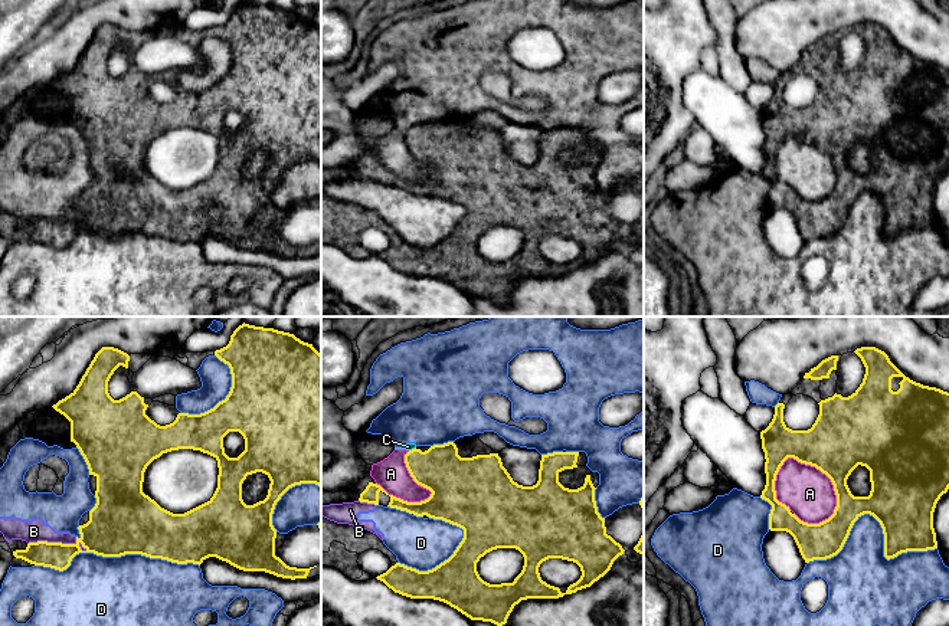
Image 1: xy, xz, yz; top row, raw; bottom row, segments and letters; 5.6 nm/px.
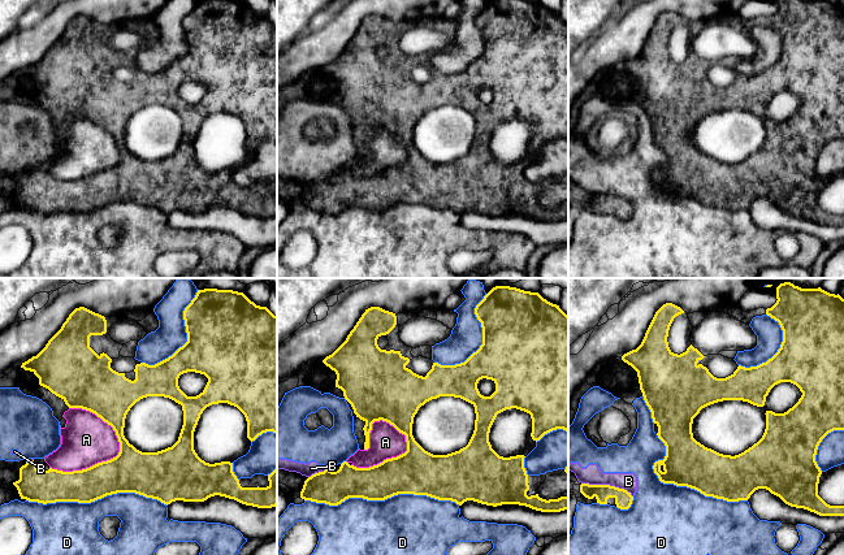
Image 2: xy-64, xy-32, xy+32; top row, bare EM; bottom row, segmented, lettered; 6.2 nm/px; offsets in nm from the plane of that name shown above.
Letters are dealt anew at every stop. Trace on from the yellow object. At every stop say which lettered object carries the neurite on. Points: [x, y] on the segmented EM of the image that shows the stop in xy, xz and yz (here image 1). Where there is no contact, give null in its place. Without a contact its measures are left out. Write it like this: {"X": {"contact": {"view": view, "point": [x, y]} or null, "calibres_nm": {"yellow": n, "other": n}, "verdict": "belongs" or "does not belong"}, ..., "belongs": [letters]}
{"A": {"contact": {"view": "yz", "point": [830, 478]}, "calibres_nm": {"yellow": 360, "other": 280}, "verdict": "does not belong"}, "B": {"contact": {"view": "xy", "point": [58, 543]}, "calibres_nm": {"yellow": 220, "other": 120}, "verdict": "does not belong"}, "C": {"contact": {"view": "xz", "point": [412, 449]}, "calibres_nm": {"yellow": 260, "other": 50}, "verdict": "does not belong"}, "D": {"contact": {"view": "yz", "point": [879, 521]}, "calibres_nm": {"yellow": 380, "other": 260}, "verdict": "does not belong"}, "belongs": []}

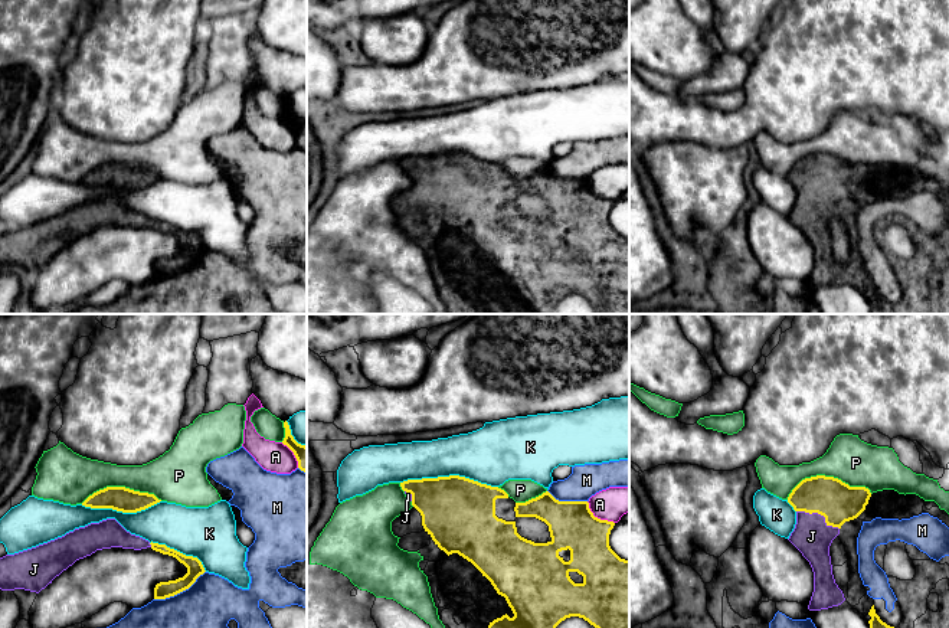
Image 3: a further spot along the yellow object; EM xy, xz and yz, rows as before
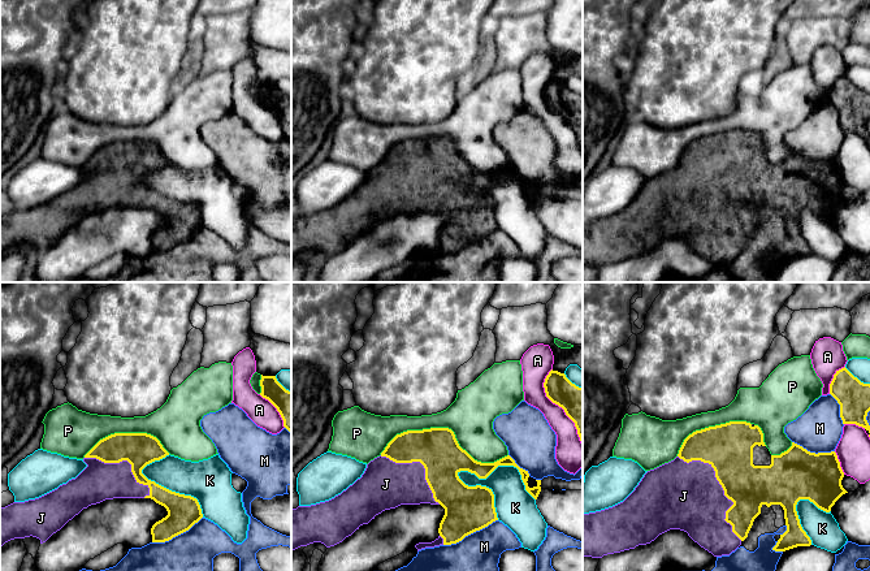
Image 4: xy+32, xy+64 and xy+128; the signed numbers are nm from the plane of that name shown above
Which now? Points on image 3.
{"A": {"contact": {"view": "xz", "point": [596, 517]}, "calibres_nm": {"yellow": 260, "other": 180}, "verdict": "does not belong"}, "J": {"contact": {"view": "yz", "point": [820, 513]}, "calibres_nm": {"yellow": 220, "other": 220}, "verdict": "belongs"}, "K": {"contact": {"view": "xz", "point": [450, 476]}, "calibres_nm": {"yellow": 400, "other": 320}, "verdict": "does not belong"}, "M": {"contact": {"view": "xy", "point": [179, 592]}, "calibres_nm": {"yellow": 100, "other": 300}, "verdict": "does not belong"}, "P": {"contact": {"view": "yz", "point": [827, 477]}, "calibres_nm": {"yellow": 220, "other": 260}, "verdict": "does not belong"}, "belongs": ["J"]}

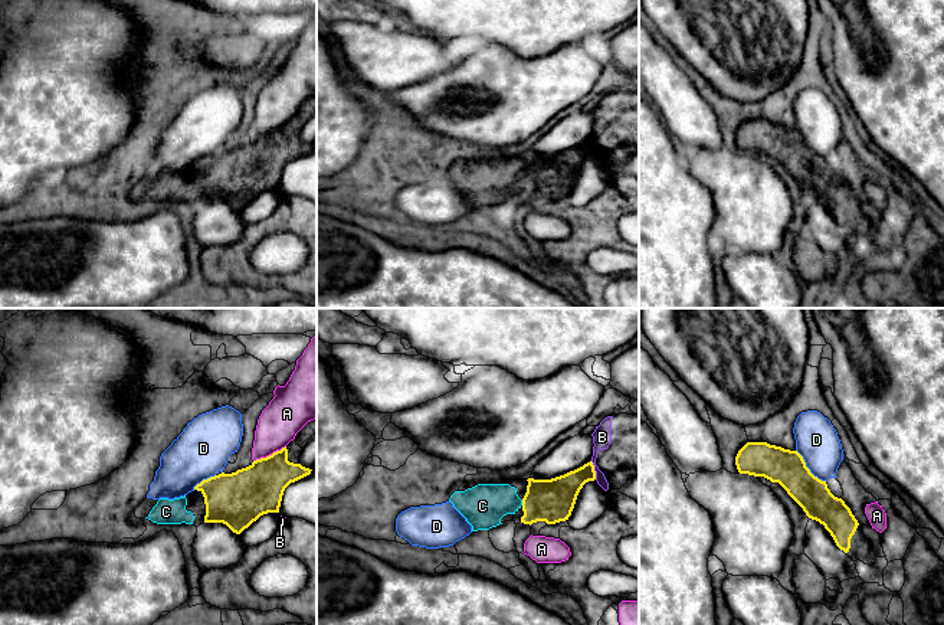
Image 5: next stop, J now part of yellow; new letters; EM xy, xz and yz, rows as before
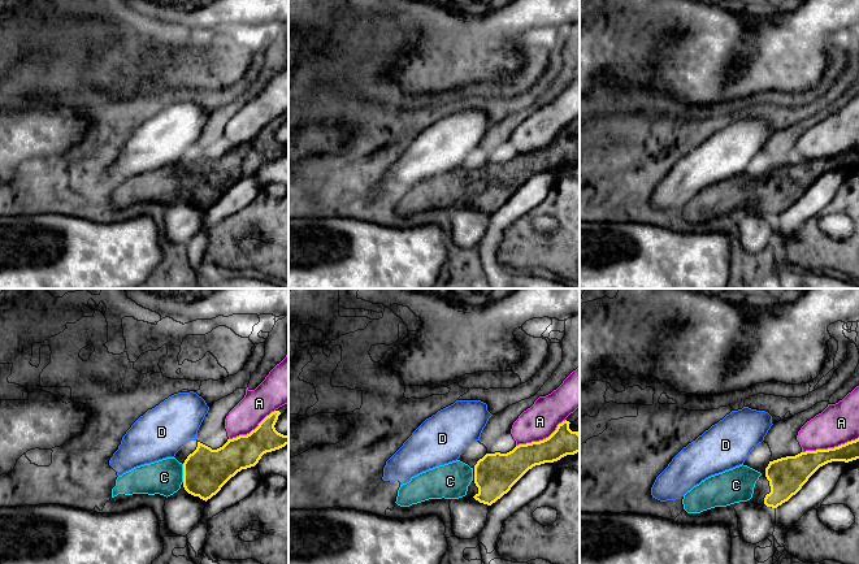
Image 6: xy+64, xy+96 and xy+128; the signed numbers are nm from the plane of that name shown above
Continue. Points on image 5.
{"A": {"contact": {"view": "xy", "point": [269, 455]}, "calibres_nm": {"yellow": 280, "other": 240}, "verdict": "does not belong"}, "B": {"contact": {"view": "xz", "point": [593, 470]}, "calibres_nm": {"yellow": 200, "other": 110}, "verdict": "does not belong"}, "C": {"contact": {"view": "xz", "point": [523, 503]}, "calibres_nm": {"yellow": 240, "other": 240}, "verdict": "belongs"}, "D": {"contact": {"view": "yz", "point": [808, 468]}, "calibres_nm": {"yellow": 200, "other": 240}, "verdict": "does not belong"}, "belongs": ["C"]}

